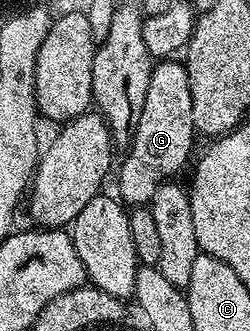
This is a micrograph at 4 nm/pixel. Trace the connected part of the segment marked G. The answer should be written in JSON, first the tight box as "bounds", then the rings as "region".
{"bounds":[117,59,195,207],"region":[[[161,59],[151,71],[151,83],[147,83],[147,100],[143,103],[143,111],[139,115],[137,130],[133,136],[133,144],[128,146],[125,158],[120,158],[117,173],[117,189],[120,200],[129,207],[145,207],[152,201],[155,191],[167,181],[172,181],[177,172],[194,156],[193,137],[195,130],[191,119],[191,83],[184,64],[177,59]]]}

